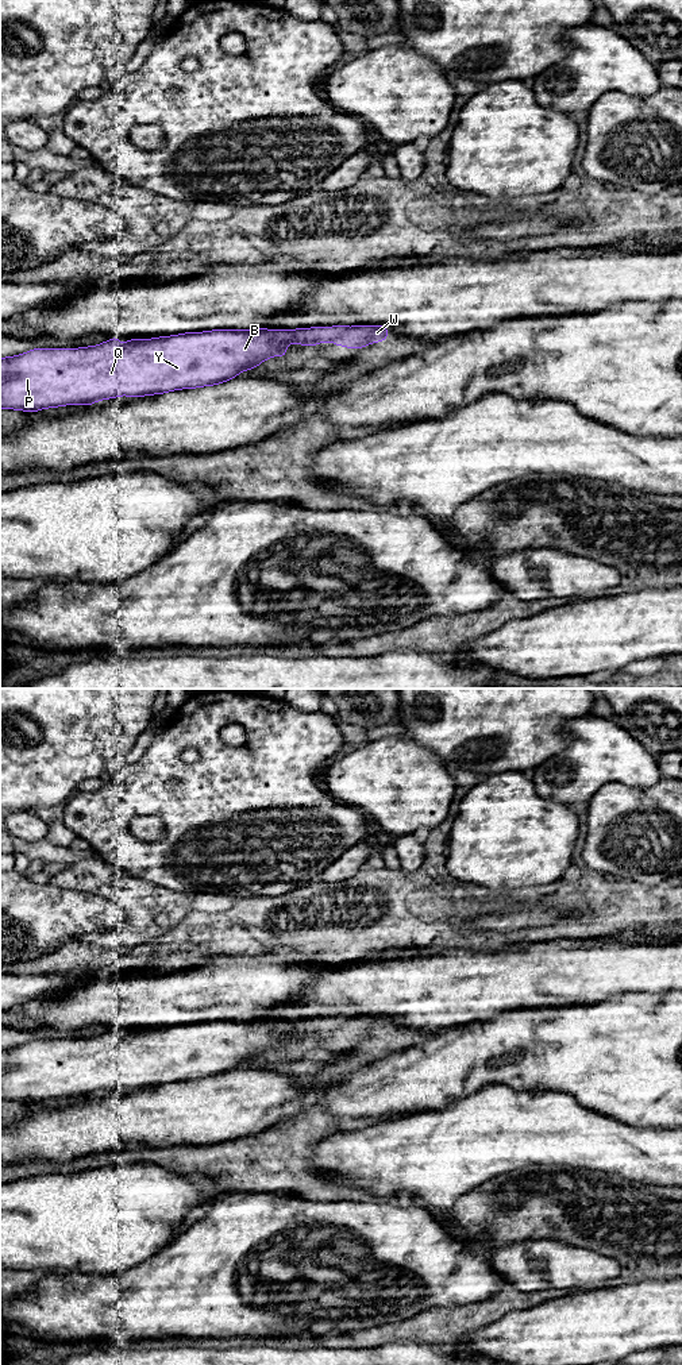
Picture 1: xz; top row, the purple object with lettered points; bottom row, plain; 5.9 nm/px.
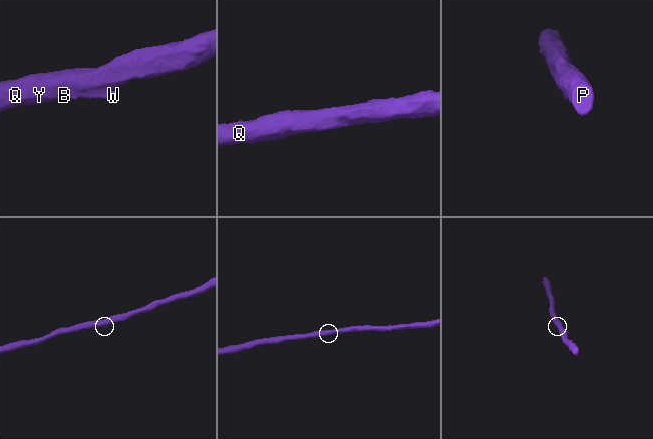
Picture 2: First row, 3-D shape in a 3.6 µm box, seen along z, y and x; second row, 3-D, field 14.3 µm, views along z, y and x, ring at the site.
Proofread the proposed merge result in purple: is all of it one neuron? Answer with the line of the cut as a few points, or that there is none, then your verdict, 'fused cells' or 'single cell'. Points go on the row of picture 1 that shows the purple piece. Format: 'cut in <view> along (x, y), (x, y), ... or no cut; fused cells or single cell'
no cut; single cell

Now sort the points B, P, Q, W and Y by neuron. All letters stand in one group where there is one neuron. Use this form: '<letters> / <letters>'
B P Q W Y

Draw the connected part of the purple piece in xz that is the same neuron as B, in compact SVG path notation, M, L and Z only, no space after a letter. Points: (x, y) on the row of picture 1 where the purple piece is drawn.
M335 325L280 331L265 328L215 329L154 339L130 339L124 344L120 344L119 338L113 336L108 342L90 347L34 348L16 356L0 358L0 409L38 412L45 408L63 405L92 405L99 400L108 400L119 396L130 396L135 398L180 389L212 386L238 377L240 371L257 367L267 358L286 356L286 347L290 343L316 346L323 342L332 342L336 346L344 346L346 348L363 348L367 344L384 342L388 336L389 329L384 325Z

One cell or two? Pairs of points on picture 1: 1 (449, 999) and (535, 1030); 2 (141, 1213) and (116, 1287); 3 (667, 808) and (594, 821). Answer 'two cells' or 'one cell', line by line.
1: two cells
2: two cells
3: one cell

